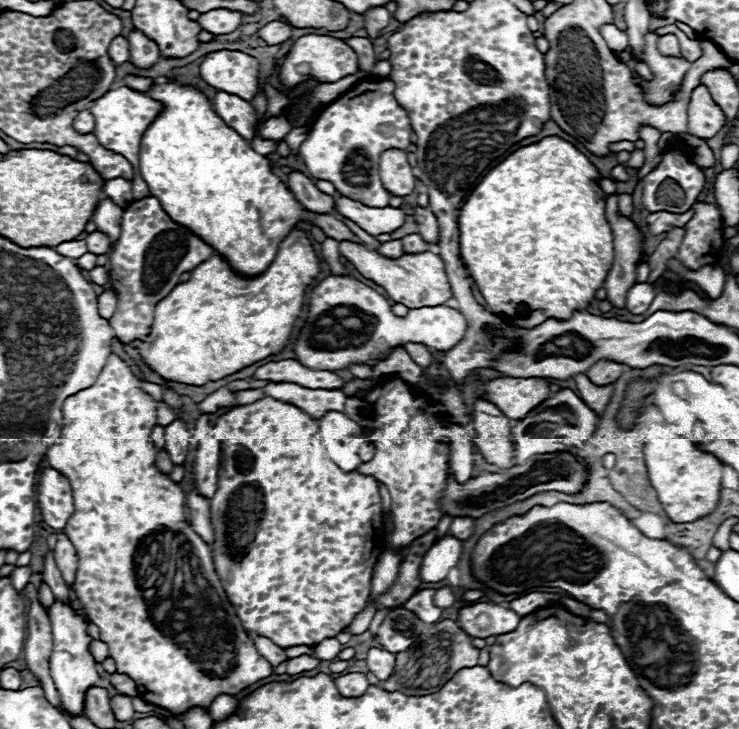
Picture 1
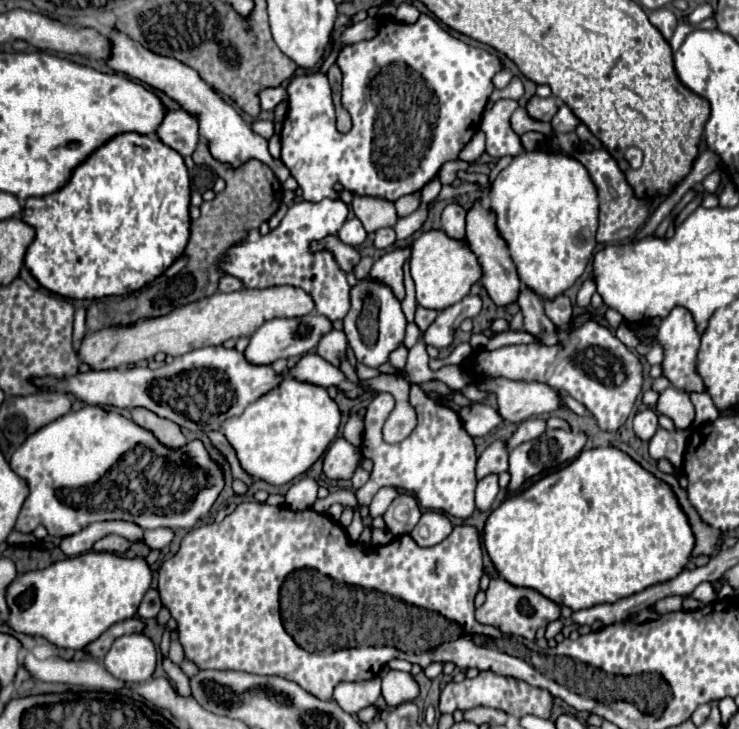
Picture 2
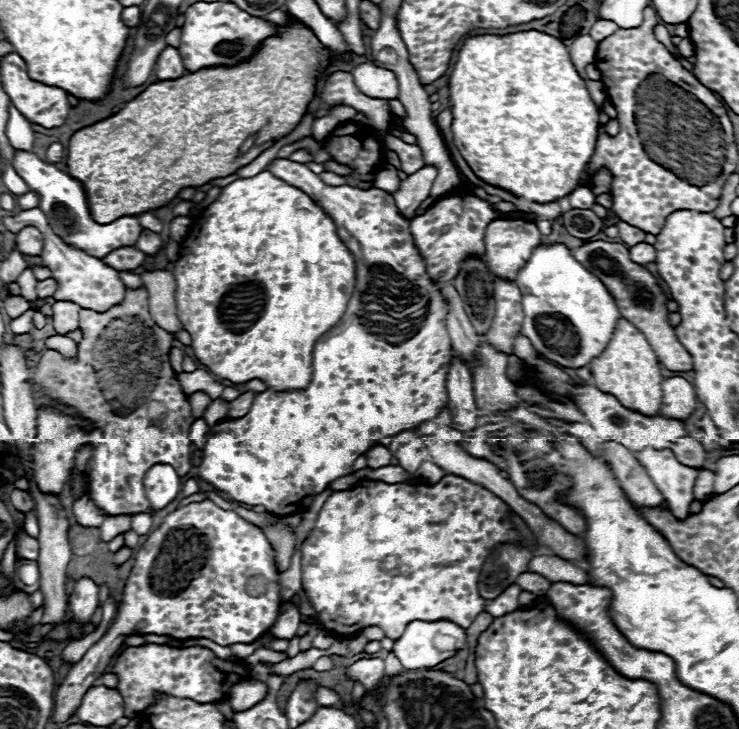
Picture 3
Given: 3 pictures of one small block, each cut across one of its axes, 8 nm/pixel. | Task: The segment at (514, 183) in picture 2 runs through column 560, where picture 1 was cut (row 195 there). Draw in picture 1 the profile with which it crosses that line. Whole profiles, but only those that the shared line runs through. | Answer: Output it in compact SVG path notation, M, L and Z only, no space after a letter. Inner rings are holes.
M154 78L146 94L164 108L140 140L140 176L152 196L168 210L168 216L196 230L206 242L212 242L214 250L222 254L236 272L244 276L262 274L276 258L280 240L302 218L320 226L326 236L338 242L360 242L338 218L304 210L280 178L272 174L268 158L254 152L252 146L214 112L210 100L198 86L178 80L170 82L170 78Z

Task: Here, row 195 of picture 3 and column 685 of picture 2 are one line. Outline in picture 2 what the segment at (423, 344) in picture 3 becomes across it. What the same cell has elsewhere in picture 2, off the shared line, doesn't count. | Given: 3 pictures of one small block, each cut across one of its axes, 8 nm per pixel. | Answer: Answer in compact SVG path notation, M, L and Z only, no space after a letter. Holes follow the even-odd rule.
M676 306L660 324L658 330L658 342L664 346L664 376L672 382L674 388L684 390L684 392L702 392L704 384L702 378L696 374L694 366L696 366L696 352L700 346L700 334L696 332L696 322L692 320L692 314L686 308Z

